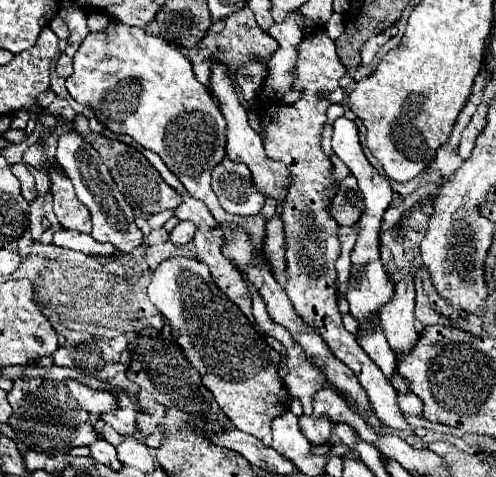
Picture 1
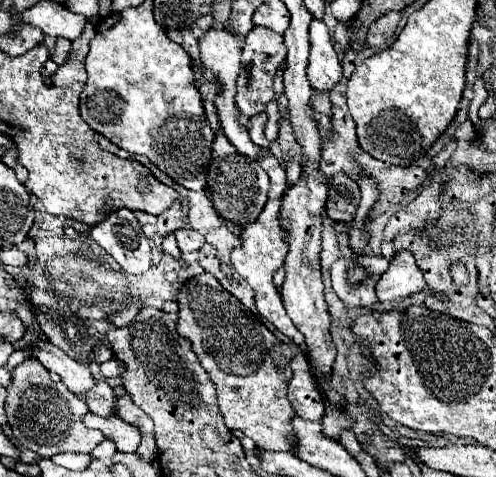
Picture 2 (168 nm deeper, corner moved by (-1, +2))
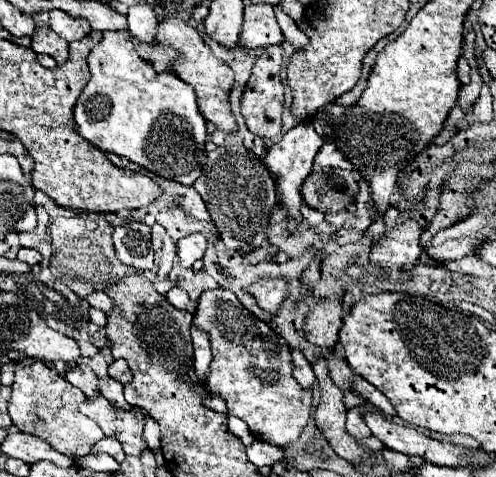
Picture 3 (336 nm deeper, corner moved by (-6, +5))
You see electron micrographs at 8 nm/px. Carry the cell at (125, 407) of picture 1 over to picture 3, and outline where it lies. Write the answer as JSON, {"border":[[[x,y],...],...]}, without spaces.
{"border":[[[73,365],[73,367],[67,367],[65,371],[65,379],[79,387],[87,397],[95,395],[99,389],[97,389],[97,375],[87,367],[87,365]]]}

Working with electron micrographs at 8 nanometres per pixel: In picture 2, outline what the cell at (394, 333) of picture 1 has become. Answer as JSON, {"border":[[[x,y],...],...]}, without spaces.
{"border":[[[408,250],[398,252],[390,260],[390,268],[376,282],[376,296],[380,302],[408,298],[426,286],[422,270]]]}

